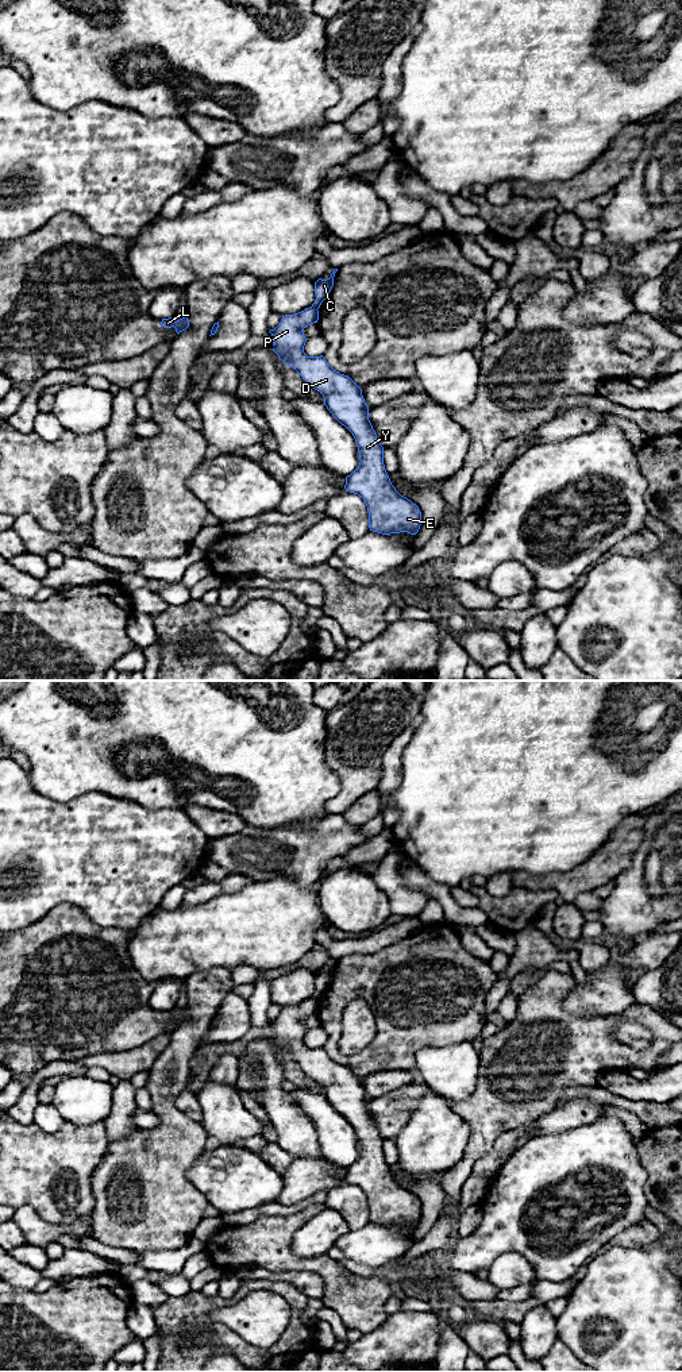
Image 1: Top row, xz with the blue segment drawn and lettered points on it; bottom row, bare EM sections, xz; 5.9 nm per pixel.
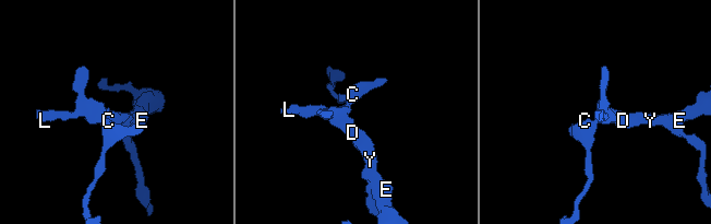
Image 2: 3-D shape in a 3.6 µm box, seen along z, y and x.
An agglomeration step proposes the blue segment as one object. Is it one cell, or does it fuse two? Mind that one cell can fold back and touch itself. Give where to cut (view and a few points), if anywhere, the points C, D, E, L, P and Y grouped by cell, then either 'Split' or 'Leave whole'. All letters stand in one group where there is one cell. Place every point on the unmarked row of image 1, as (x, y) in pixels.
Split along xz (311, 998), (316, 1001). Groups: C / D E L P Y. Split

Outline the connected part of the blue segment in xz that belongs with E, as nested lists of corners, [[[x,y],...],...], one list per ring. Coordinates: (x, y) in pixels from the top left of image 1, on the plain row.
[[[309,998],[294,1006],[282,1006],[280,1015],[270,1021],[273,1028],[273,1043],[278,1049],[294,1060],[309,1079],[320,1083],[324,1097],[332,1107],[344,1117],[354,1128],[359,1144],[359,1157],[346,1168],[346,1183],[363,1190],[369,1205],[369,1219],[382,1226],[408,1223],[416,1226],[421,1217],[421,1203],[416,1195],[401,1187],[392,1176],[384,1156],[384,1138],[377,1130],[375,1122],[369,1111],[369,1098],[362,1087],[362,1080],[348,1068],[334,1061],[323,1047],[308,1048],[304,1044],[304,1020],[317,1014],[319,1002]]]

